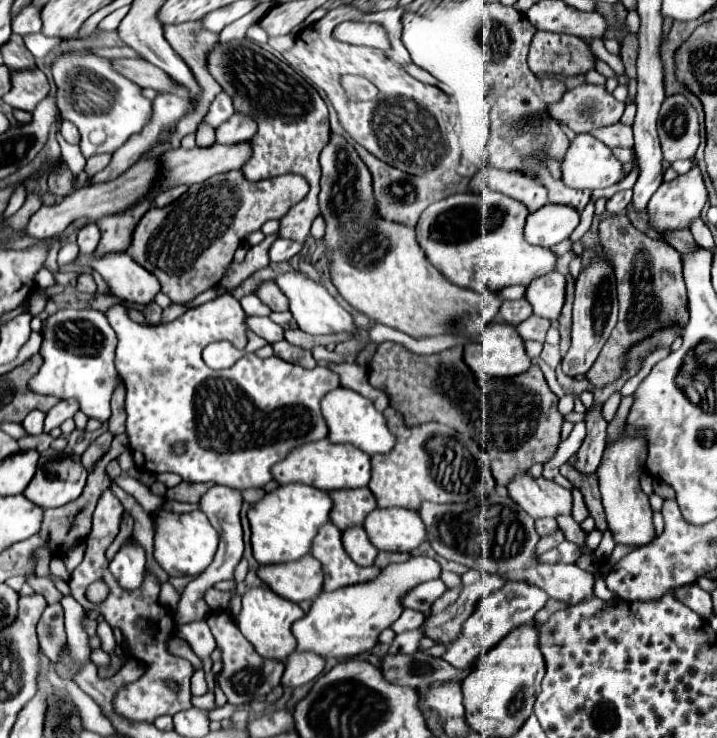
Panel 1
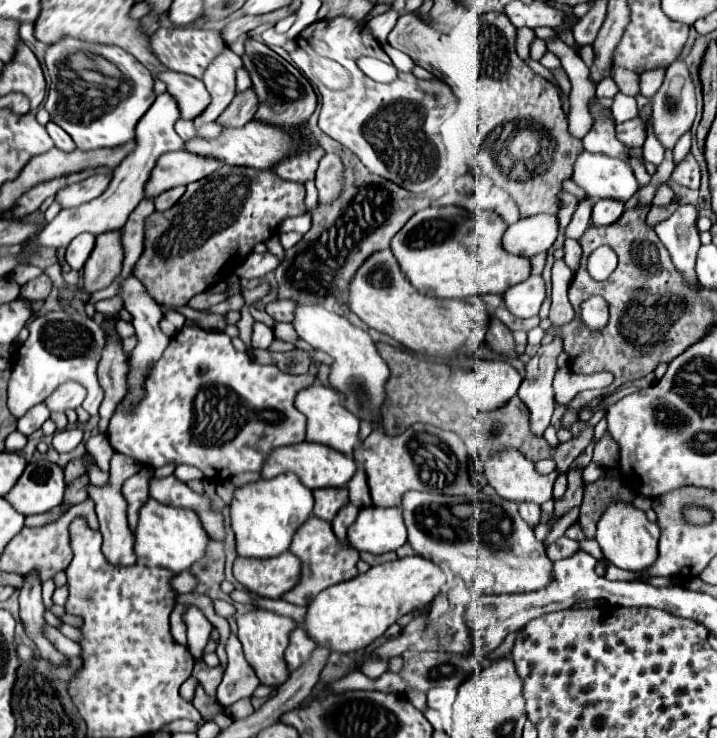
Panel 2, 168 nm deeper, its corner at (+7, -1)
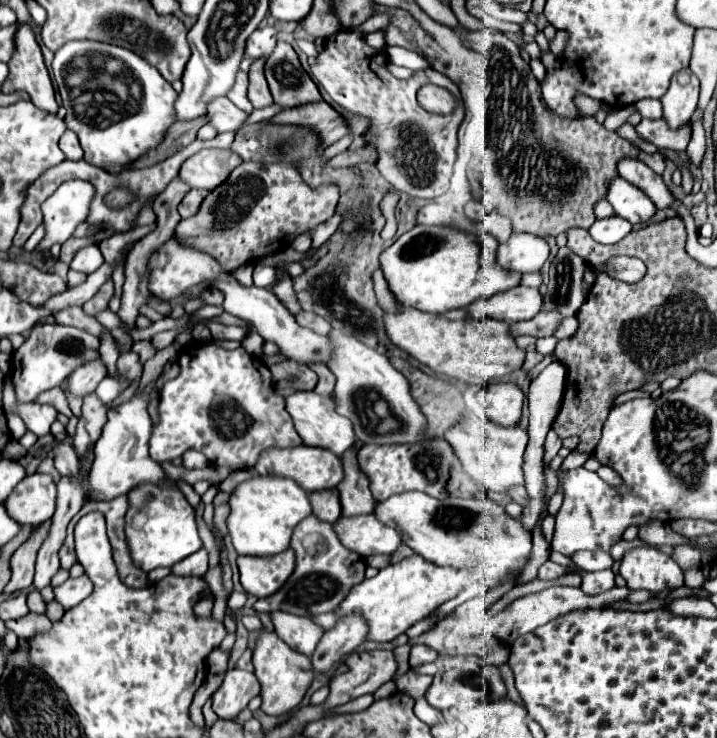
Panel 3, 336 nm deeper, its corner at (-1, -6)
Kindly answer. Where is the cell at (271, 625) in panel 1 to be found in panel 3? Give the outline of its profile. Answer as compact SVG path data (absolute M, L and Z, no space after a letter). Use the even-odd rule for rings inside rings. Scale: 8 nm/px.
M260 632L260 636L256 638L254 644L254 652L252 652L252 664L254 664L254 674L260 680L262 686L262 710L270 716L282 716L288 714L294 706L300 704L302 696L306 694L312 678L314 678L314 670L310 666L310 658L294 652L284 640L278 638L278 634L272 632Z

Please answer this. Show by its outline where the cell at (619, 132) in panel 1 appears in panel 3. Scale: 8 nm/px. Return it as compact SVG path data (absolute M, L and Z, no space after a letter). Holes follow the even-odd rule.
M642 118L642 122L636 126L636 134L640 140L652 142L660 150L684 152L690 142L690 128L688 126L684 126L680 130L670 130L662 118L660 120Z

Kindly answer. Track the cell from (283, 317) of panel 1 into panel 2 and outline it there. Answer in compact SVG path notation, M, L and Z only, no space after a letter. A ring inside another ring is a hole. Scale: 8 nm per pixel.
M276 323L274 325L274 335L278 339L282 339L282 341L290 341L294 345L300 345L300 337L296 335L296 331L294 331L294 327L290 323Z

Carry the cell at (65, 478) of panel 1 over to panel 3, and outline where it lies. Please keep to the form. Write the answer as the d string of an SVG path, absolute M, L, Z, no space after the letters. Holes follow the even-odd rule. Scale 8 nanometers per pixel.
M32 474L14 488L14 492L4 502L8 514L18 524L38 526L52 518L56 510L56 482L50 474Z

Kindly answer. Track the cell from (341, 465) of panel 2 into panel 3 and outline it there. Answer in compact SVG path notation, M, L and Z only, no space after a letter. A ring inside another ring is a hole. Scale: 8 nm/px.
M296 446L296 448L270 448L260 454L258 464L254 468L260 476L286 476L296 480L306 492L336 488L344 478L344 466L338 456L334 456L330 450L324 448L312 448L312 446Z

